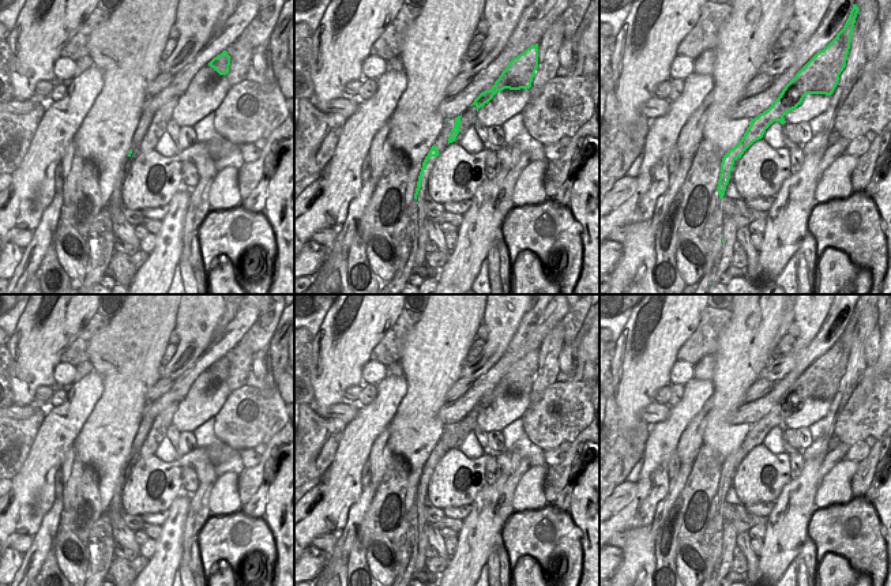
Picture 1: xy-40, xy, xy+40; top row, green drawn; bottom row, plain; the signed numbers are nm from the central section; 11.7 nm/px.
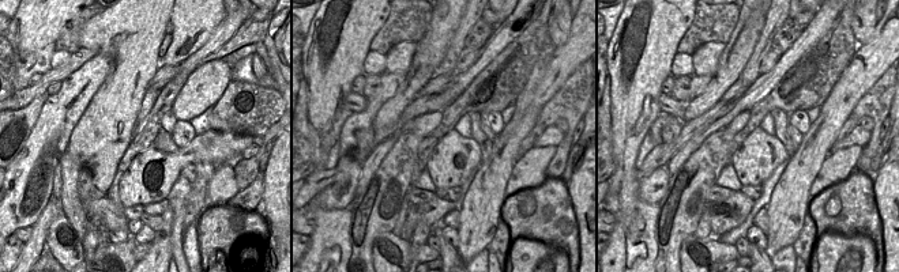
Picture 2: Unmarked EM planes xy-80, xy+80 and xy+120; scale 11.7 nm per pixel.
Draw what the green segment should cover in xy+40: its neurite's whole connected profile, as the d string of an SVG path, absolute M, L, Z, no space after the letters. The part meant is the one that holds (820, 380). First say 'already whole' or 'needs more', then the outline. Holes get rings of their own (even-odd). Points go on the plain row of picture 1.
needs more; M853 309L850 320L837 342L796 379L767 416L757 422L751 424L751 429L741 446L723 461L718 492L715 500L711 503L710 519L704 534L699 541L703 551L708 555L708 576L700 586L711 586L721 568L723 548L723 518L721 514L721 504L725 500L734 465L741 463L744 457L753 447L762 444L766 435L774 427L779 427L781 429L786 428L783 421L801 410L807 399L831 401L834 398L839 380L846 371L851 338L858 316L858 312Z

